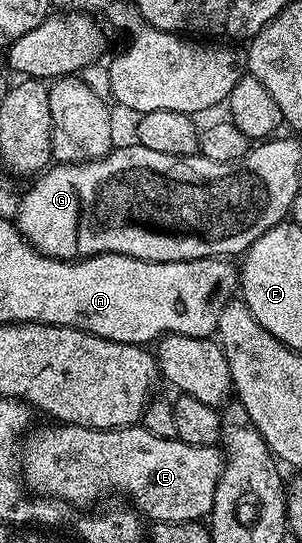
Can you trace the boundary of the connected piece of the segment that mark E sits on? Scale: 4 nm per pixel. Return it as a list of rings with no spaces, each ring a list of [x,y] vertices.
[[[55,425],[53,429],[45,431],[32,430],[26,436],[25,442],[21,447],[21,478],[28,490],[39,497],[46,497],[49,499],[57,499],[64,505],[72,503],[75,507],[83,507],[79,509],[87,509],[90,503],[95,503],[98,499],[106,497],[110,491],[116,491],[119,495],[128,495],[134,506],[137,508],[140,516],[146,517],[148,520],[155,523],[189,523],[192,521],[203,521],[210,516],[215,501],[215,494],[219,485],[219,478],[223,472],[223,465],[225,462],[225,455],[218,446],[214,447],[198,447],[197,445],[185,445],[179,438],[166,439],[159,437],[156,433],[151,433],[149,429],[142,425],[133,427],[118,427],[117,429],[109,429],[108,431],[95,431],[92,427],[73,427],[70,425]]]

